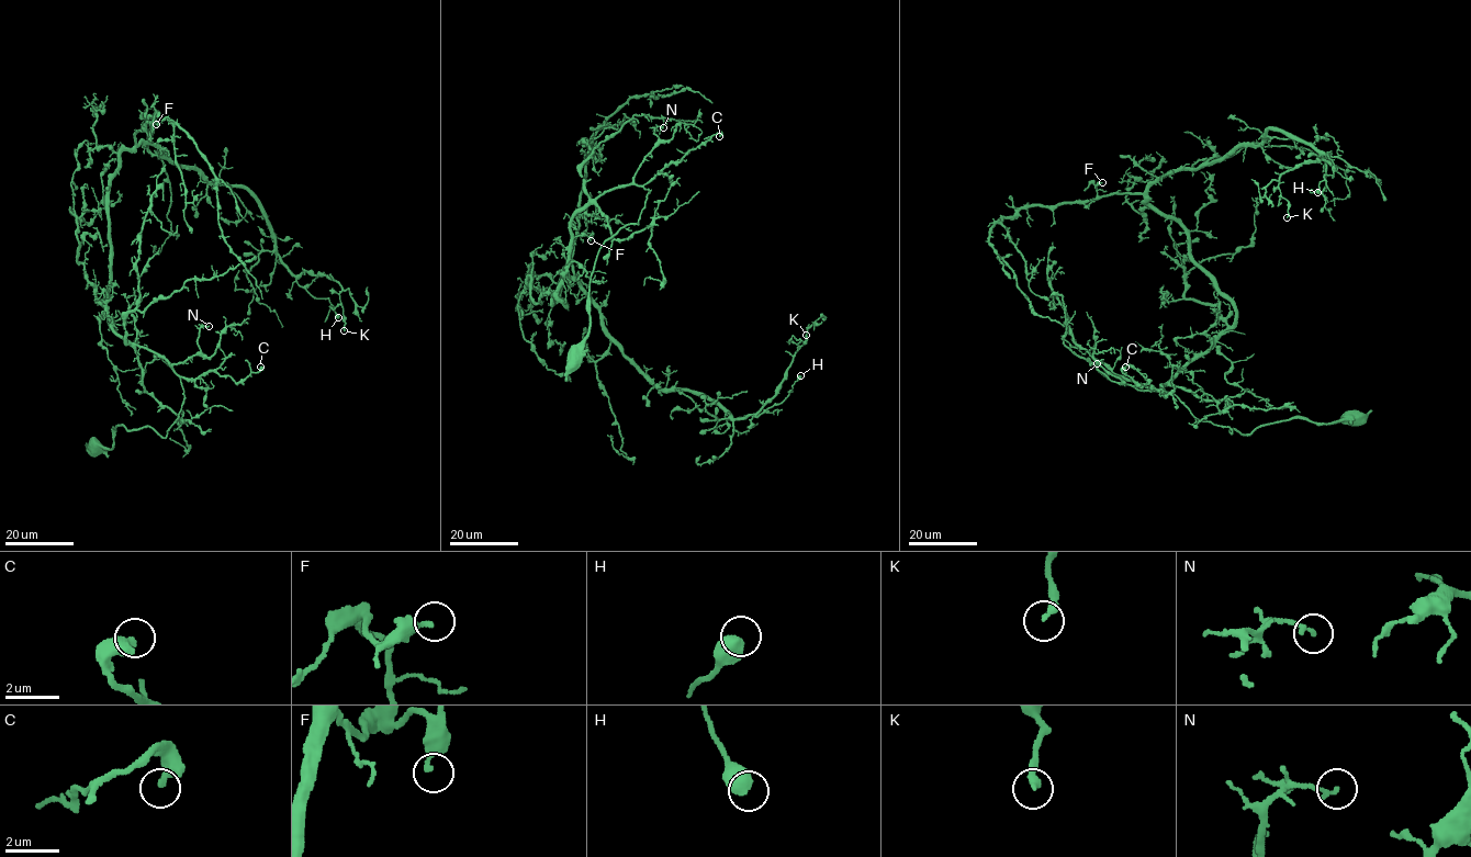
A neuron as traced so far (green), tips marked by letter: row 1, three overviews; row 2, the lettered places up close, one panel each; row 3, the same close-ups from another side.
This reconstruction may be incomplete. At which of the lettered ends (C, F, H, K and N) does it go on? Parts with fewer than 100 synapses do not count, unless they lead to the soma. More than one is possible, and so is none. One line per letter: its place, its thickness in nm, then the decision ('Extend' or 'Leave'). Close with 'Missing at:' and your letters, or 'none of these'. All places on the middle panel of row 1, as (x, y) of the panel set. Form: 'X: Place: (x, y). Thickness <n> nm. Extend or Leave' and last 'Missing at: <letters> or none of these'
C: Place: (719, 136). Thickness 280 nm. Leave
F: Place: (591, 240). Thickness 220 nm. Leave
H: Place: (800, 375). Thickness 600 nm. Leave
K: Place: (806, 335). Thickness 280 nm. Leave
N: Place: (663, 127). Thickness 180 nm. Leave
Missing at: none of these

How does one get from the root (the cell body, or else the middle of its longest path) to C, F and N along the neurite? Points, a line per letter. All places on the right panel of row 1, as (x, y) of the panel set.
C: (1354, 418), (1291, 418), (1231, 432), (1197, 419), (1149, 381), (1138, 385), (1125, 367)
F: (1354, 418), (1231, 432), (1164, 388), (1232, 327), (1234, 304), (1178, 222), (1142, 194), (1099, 195), (1102, 182)
N: (1354, 418), (1291, 418), (1231, 432), (1197, 419), (1175, 394), (1113, 381), (1097, 363)

